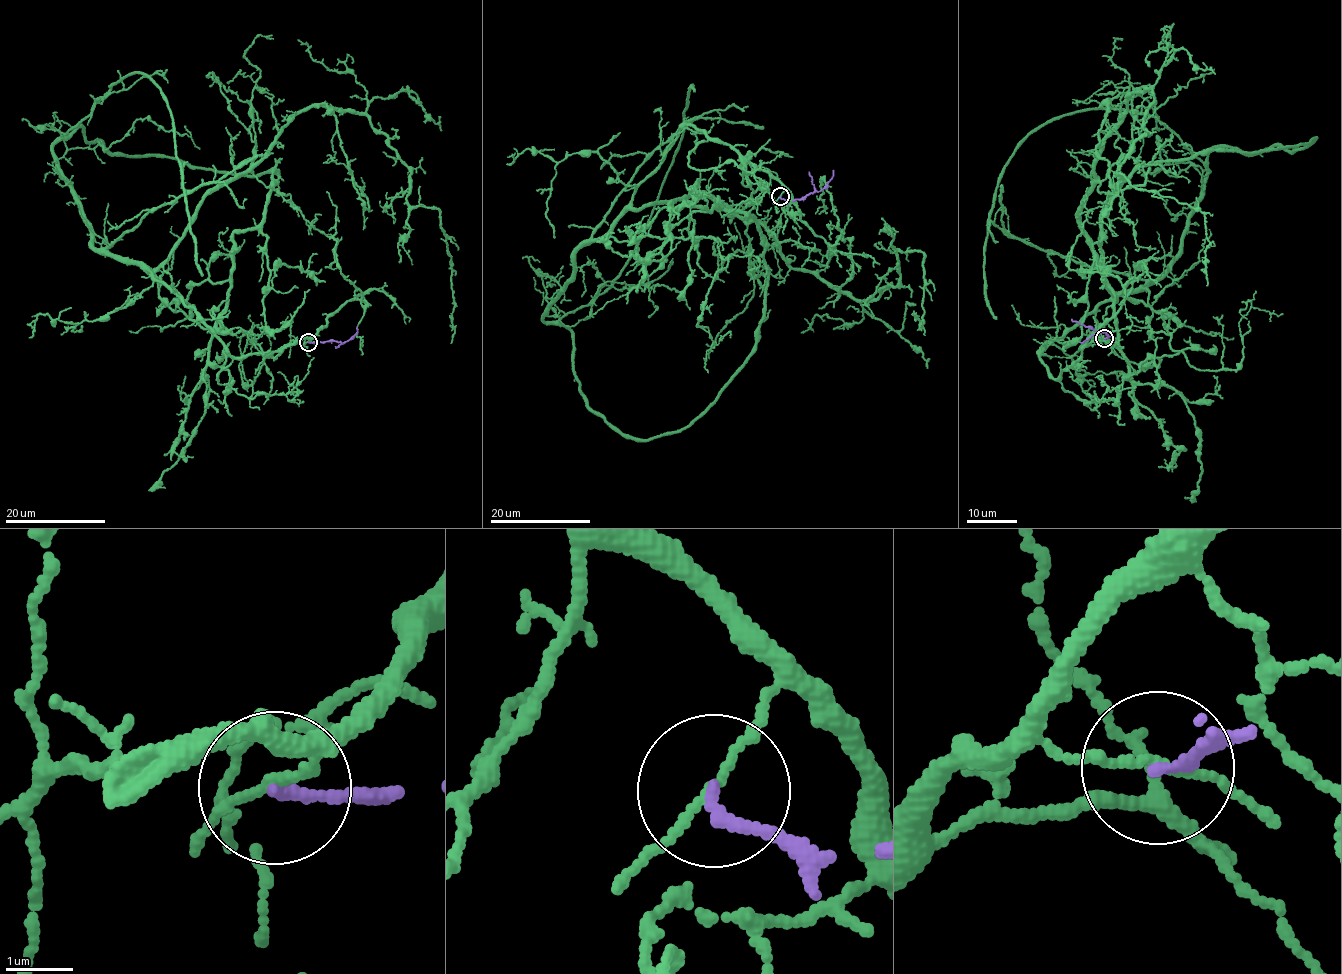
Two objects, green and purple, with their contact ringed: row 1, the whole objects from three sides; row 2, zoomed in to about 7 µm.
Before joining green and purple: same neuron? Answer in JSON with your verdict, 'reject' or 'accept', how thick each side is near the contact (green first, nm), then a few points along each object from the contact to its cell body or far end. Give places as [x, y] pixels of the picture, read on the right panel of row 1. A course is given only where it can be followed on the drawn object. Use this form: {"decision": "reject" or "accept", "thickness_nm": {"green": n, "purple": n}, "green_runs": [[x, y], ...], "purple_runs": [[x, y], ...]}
{"decision": "reject", "thickness_nm": {"green": 100, "purple": 190}, "green_runs": [[1104, 337], [1039, 357], [1159, 277], [1214, 148], [1314, 137], [1103, 214], [1185, 498]], "purple_runs": [[1104, 338], [1107, 334], [1097, 333], [1072, 319]]}

